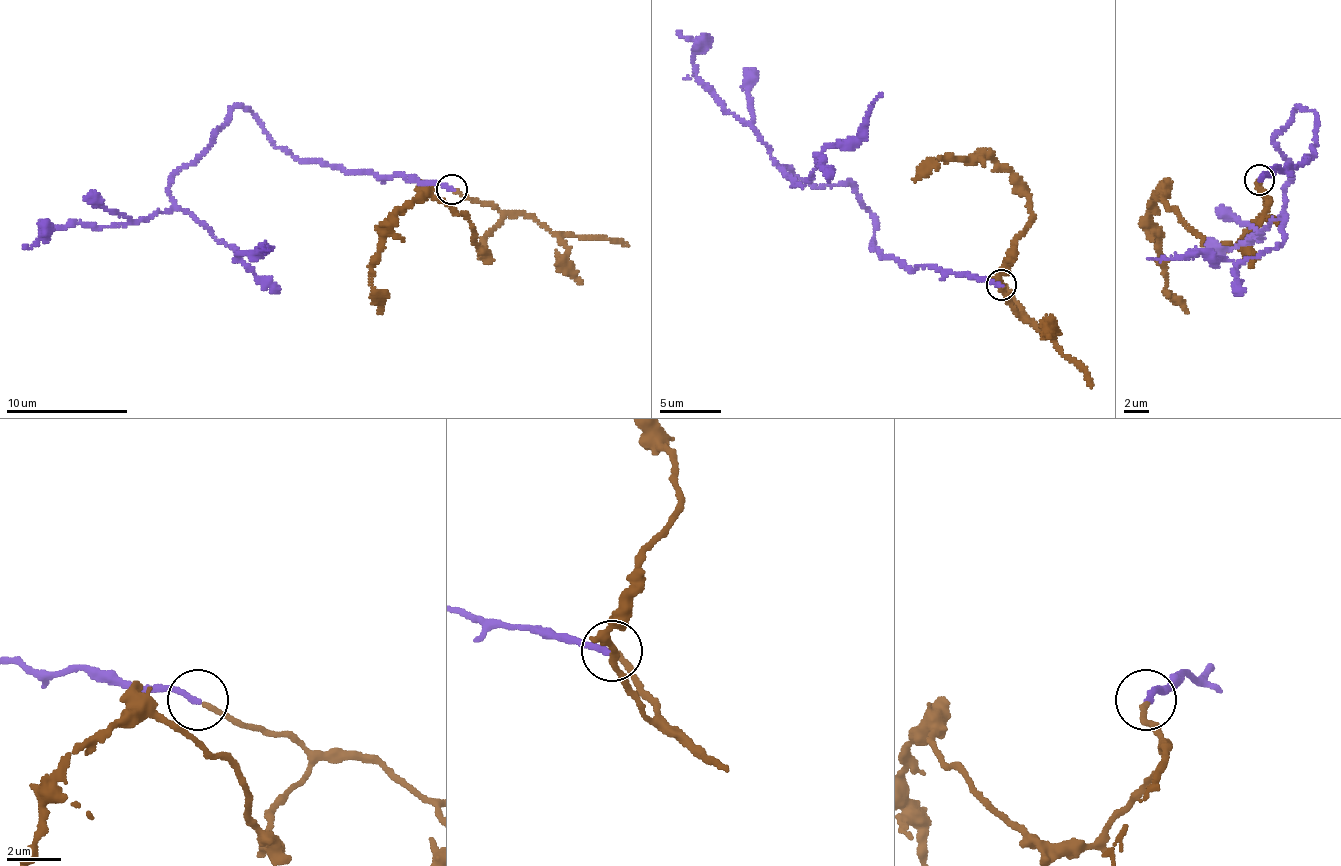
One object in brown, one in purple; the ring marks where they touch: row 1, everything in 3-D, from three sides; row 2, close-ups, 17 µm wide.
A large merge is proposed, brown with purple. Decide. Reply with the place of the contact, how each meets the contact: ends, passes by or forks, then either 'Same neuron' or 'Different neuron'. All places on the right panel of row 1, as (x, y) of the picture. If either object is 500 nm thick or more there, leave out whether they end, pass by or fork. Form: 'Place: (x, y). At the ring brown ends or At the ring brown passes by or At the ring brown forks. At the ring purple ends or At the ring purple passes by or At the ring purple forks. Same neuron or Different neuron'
Place: (1259, 180). At the ring brown ends. At the ring purple ends. Same neuron

